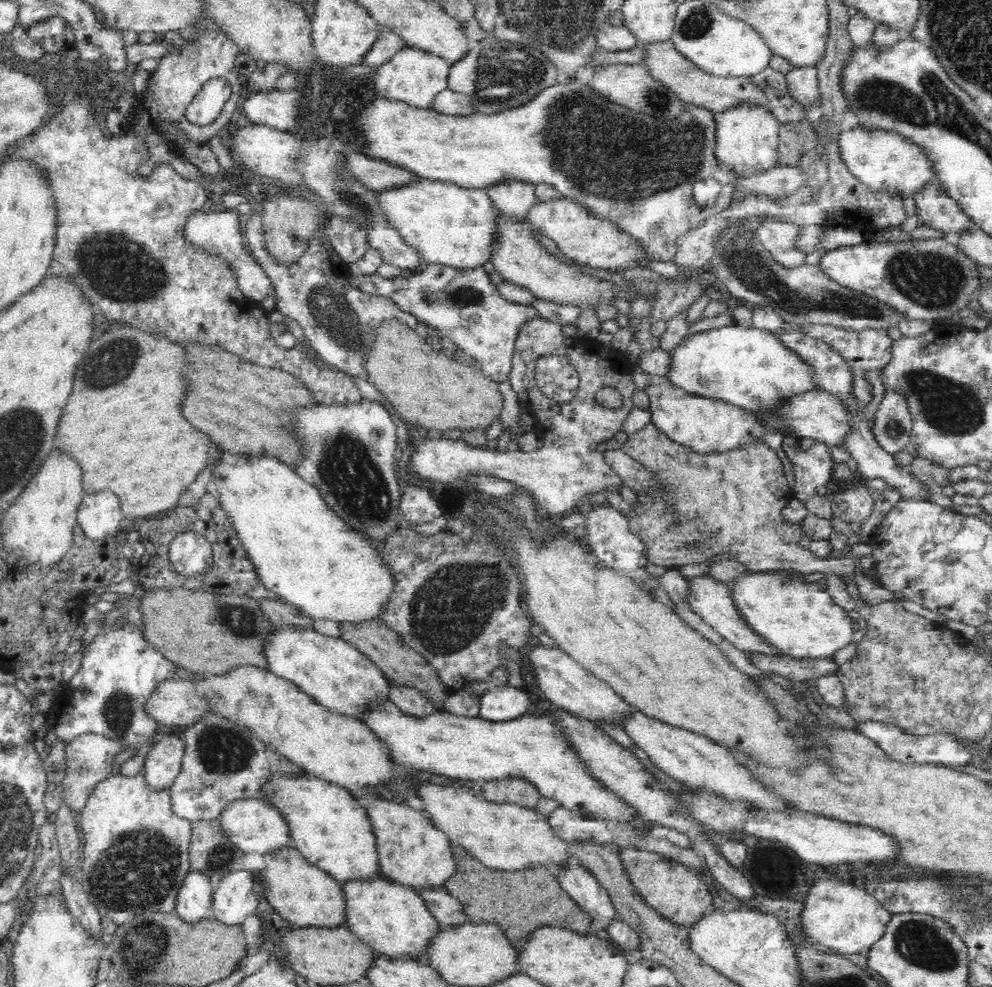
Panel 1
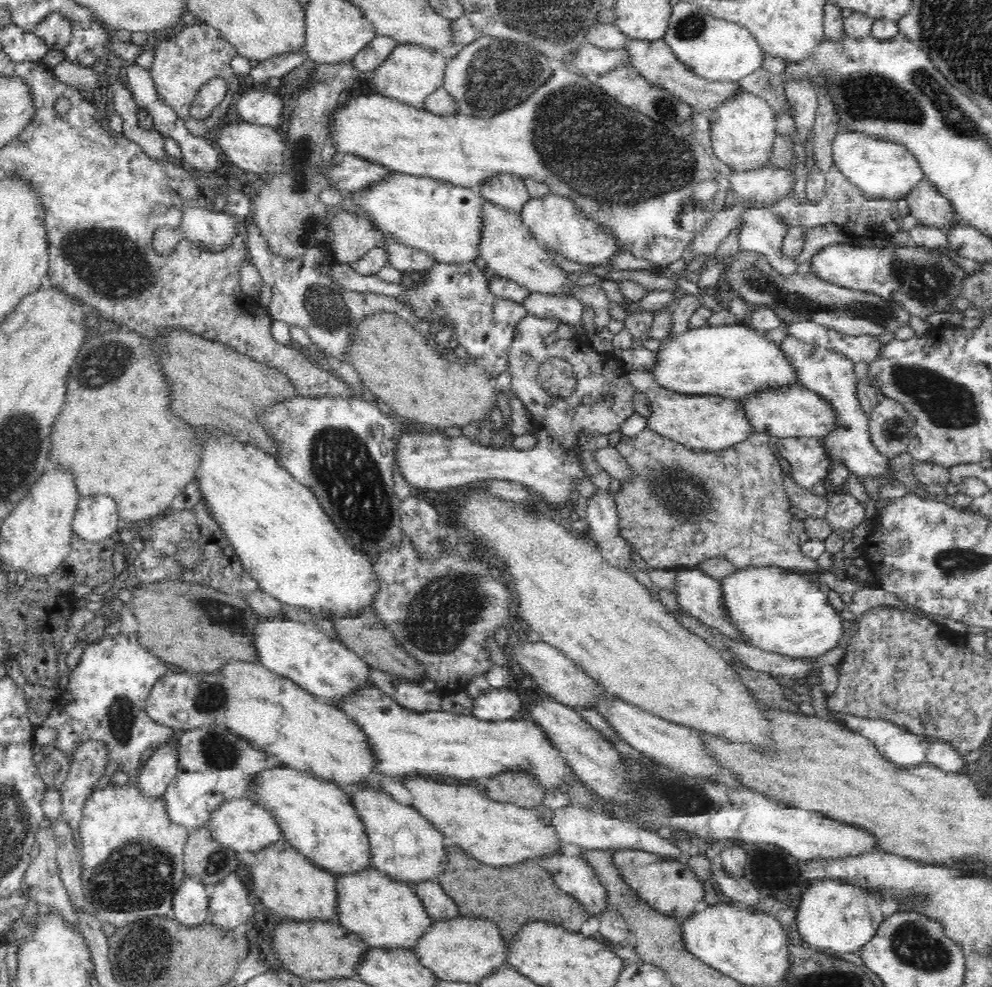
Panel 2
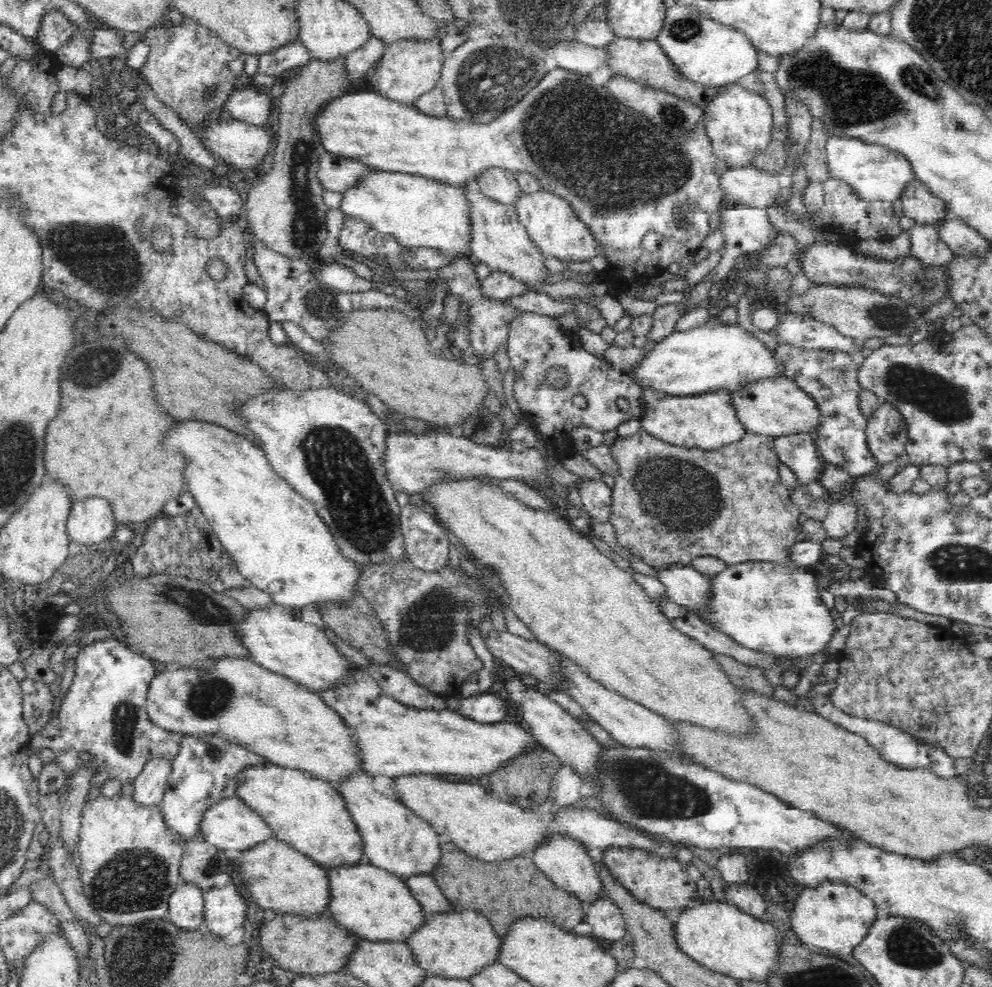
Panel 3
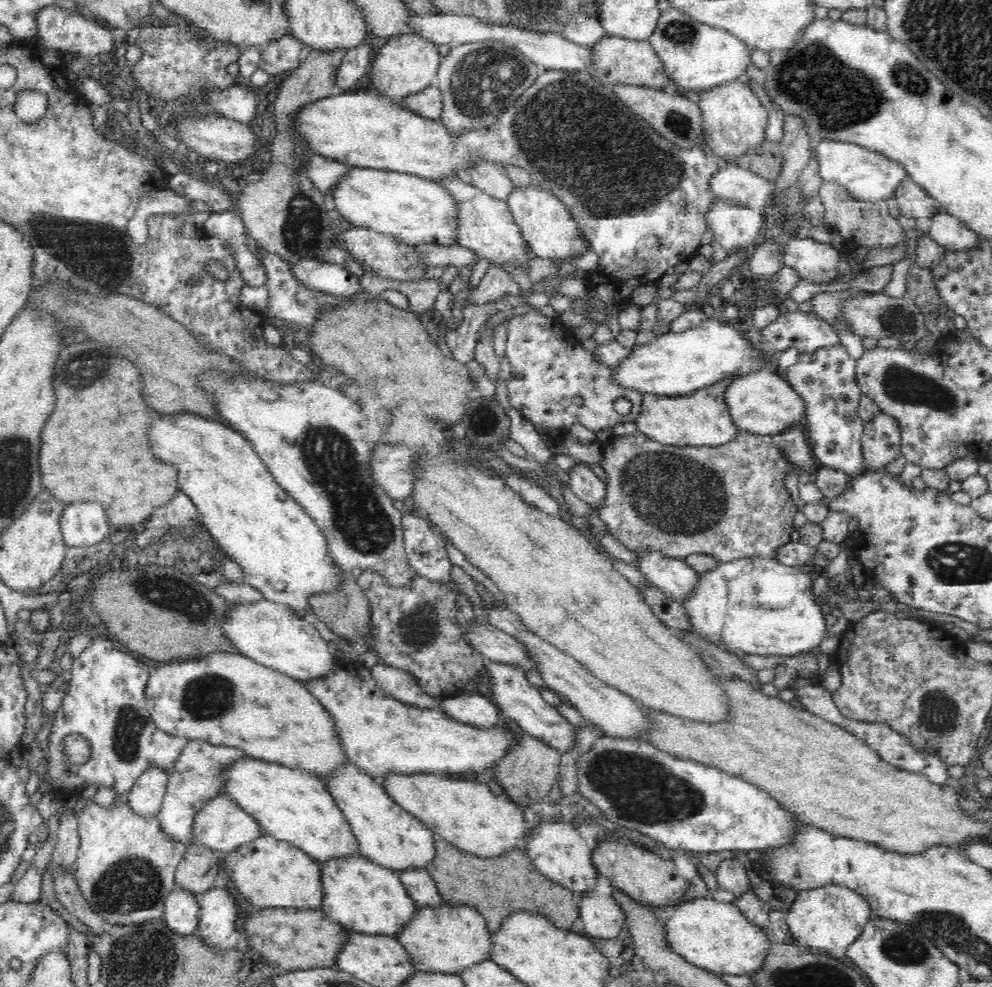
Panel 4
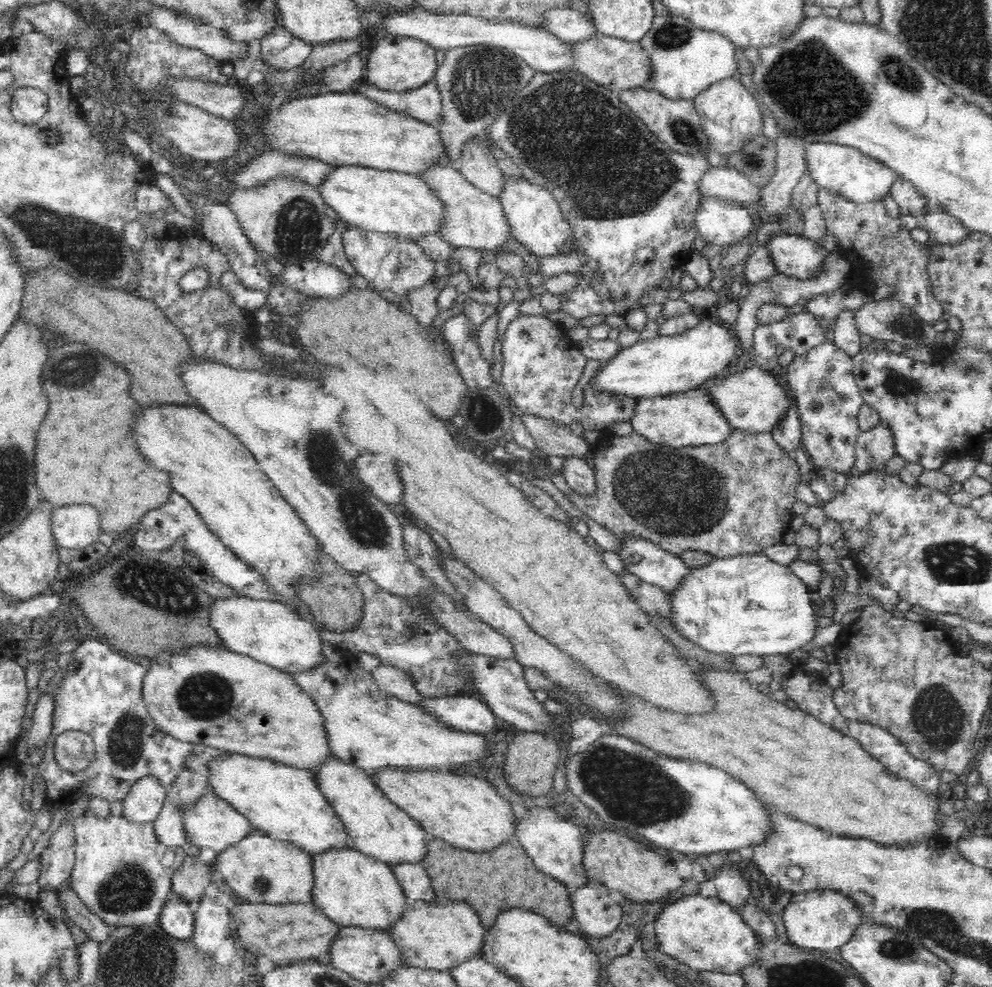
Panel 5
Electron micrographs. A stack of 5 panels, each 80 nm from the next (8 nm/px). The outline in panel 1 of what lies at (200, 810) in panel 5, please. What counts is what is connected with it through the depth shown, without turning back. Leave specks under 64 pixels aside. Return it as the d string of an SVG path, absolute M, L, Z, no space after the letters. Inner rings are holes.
M242 799L228 804L218 818L224 834L236 843L242 852L257 852L261 855L292 846L292 831L287 816L272 803L264 799Z

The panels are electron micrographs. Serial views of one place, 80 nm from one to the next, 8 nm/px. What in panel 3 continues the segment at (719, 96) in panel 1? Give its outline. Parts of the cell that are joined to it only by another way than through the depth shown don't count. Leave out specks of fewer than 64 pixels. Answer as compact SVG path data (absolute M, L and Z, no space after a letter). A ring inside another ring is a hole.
M619 37L610 49L606 49L611 53L610 76L617 73L624 73L632 77L632 80L640 81L655 89L669 92L670 94L679 96L681 99L687 100L692 104L696 104L700 109L706 109L709 104L716 98L716 94L720 92L720 88L724 85L705 85L698 81L688 79L680 69L676 67L676 63L669 58L664 48L657 40L637 40Z

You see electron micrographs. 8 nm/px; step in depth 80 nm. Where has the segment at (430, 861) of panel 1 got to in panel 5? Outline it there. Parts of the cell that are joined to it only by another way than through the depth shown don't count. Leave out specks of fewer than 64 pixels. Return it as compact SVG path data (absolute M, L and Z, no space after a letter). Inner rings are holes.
M335 757L326 760L313 774L320 791L328 797L346 831L352 836L355 848L362 854L391 867L396 864L420 864L428 856L428 833L424 827L392 803L363 769Z

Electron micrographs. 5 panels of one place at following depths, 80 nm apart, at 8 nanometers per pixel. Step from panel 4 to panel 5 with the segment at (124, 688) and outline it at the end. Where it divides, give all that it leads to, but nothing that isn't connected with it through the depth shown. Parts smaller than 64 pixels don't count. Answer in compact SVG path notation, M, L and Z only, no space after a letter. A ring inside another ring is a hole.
M82 637L79 646L73 651L68 662L74 660L78 666L76 670L63 672L62 682L55 691L50 692L54 698L53 730L48 736L44 756L38 765L37 771L43 777L46 786L45 804L50 809L70 806L73 802L84 796L90 798L102 798L109 803L122 801L130 792L130 789L143 776L152 775L160 778L162 785L167 788L172 784L174 777L180 772L183 762L192 752L194 744L178 740L176 737L160 731L153 721L142 696L144 678L148 674L148 668L142 664L136 664L130 658L124 658L106 642L98 642L98 638ZM76 730L90 735L94 741L96 758L84 771L66 771L56 760L54 754L55 740L64 732Z

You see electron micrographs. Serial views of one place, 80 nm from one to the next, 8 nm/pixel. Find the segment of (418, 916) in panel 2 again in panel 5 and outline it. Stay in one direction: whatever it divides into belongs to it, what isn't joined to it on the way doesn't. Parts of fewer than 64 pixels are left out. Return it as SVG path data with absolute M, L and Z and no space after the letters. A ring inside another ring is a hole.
M356 848L330 851L312 857L314 863L314 904L341 927L371 928L390 932L409 902L392 867L366 856Z

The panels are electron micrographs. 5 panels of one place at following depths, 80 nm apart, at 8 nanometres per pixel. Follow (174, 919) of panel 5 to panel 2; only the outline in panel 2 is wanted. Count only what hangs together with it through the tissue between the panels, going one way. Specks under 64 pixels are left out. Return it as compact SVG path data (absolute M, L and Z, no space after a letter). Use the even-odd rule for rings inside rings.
M185 875L173 898L174 918L188 926L210 920L210 886L195 876Z

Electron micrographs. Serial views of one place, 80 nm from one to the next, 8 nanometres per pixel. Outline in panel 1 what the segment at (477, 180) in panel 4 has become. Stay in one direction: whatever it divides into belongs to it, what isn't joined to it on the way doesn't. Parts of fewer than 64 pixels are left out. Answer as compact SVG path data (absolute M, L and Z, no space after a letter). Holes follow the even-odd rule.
M506 180L486 188L486 192L499 212L514 220L525 220L532 206L539 202L536 185L518 180Z

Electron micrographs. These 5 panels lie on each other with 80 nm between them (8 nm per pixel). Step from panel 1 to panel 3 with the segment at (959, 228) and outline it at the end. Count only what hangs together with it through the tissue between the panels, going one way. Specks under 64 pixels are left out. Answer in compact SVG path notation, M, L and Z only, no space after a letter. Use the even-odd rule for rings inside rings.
M918 178L904 188L900 200L903 215L913 218L921 225L938 225L949 216L946 201L934 195L930 187Z

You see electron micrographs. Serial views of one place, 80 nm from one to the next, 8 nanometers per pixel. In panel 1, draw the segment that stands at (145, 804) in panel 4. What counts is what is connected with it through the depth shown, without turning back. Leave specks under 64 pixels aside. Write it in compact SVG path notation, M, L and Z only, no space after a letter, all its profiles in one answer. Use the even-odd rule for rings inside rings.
M180 730L164 736L149 750L142 771L146 773L152 788L172 786L180 774L184 754L186 754L186 743Z

